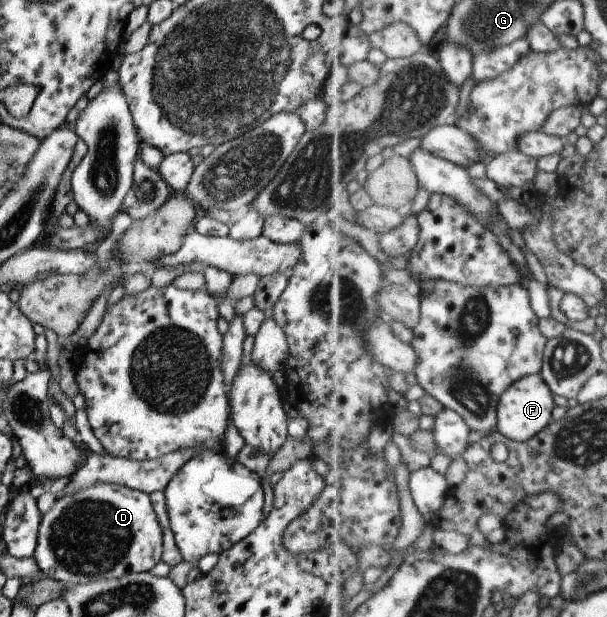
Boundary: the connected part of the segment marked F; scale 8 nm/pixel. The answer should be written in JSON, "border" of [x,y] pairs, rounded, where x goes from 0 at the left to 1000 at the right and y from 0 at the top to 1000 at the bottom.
{"border":[[[895,606],[871,608],[850,619],[824,648],[820,697],[852,716],[880,712],[913,682],[913,663],[918,658],[913,639]]]}

